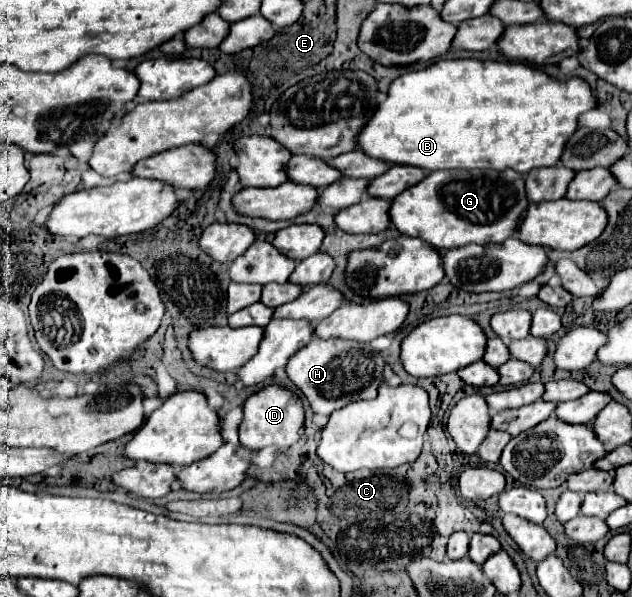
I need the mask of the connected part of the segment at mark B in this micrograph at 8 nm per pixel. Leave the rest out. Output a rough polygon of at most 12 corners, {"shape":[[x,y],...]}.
{"shape":[[529,63],[397,77],[357,145],[437,169],[561,163],[599,99]]}

